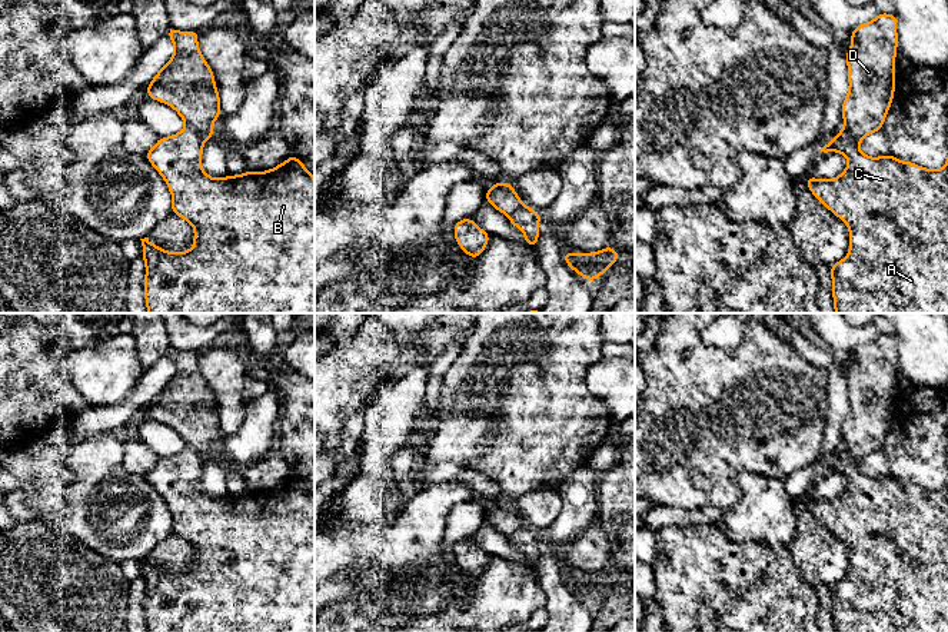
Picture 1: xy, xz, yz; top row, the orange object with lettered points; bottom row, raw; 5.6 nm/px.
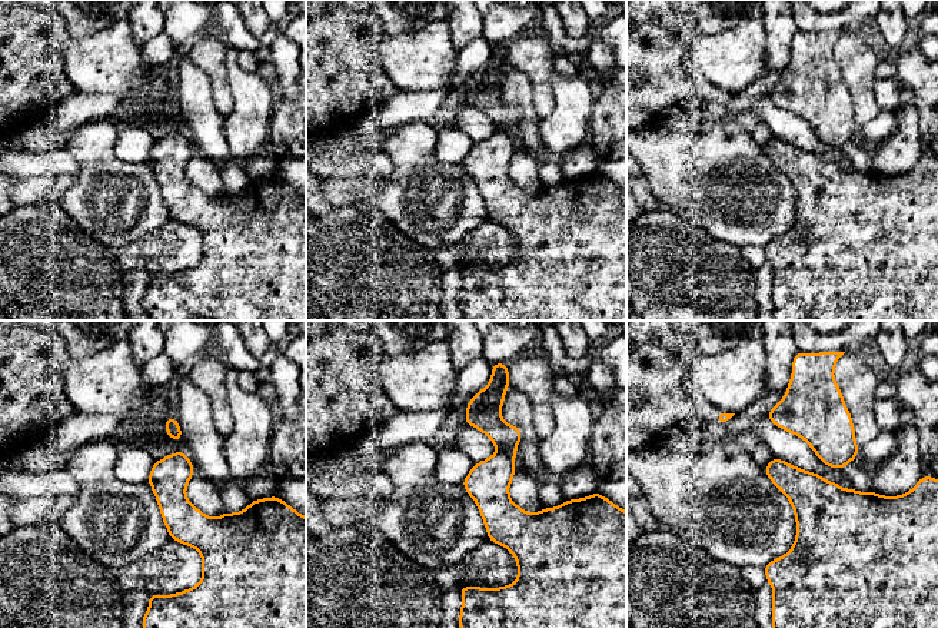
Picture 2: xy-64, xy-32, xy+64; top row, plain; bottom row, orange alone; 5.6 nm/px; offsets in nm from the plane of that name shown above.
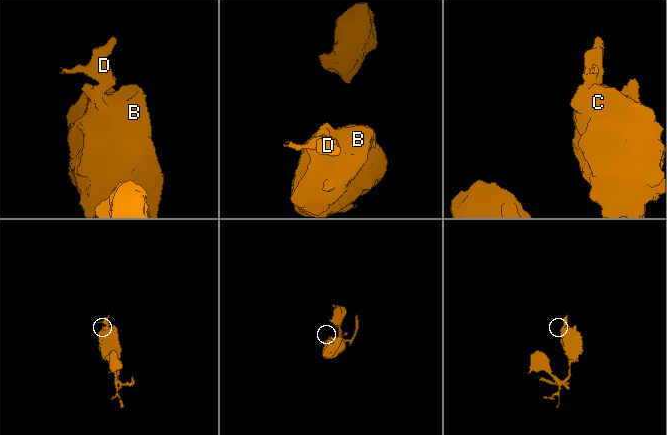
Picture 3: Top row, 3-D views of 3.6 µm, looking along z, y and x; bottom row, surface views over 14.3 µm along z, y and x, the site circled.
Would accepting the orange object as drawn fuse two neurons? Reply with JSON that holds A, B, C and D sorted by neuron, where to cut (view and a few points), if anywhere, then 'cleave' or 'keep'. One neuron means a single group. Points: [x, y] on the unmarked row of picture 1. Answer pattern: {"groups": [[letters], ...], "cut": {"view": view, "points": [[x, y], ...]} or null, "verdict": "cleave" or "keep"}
{"groups": [["A", "B", "C"], ["D"]], "cut": {"view": "xy", "points": [[186, 446], [203, 461]]}, "verdict": "cleave"}

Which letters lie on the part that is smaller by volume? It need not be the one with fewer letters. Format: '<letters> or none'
D

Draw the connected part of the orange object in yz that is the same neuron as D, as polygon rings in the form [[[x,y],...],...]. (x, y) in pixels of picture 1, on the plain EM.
[[[879,333],[849,353],[849,410],[842,423],[844,448],[859,463],[882,450],[895,412],[897,335]]]

